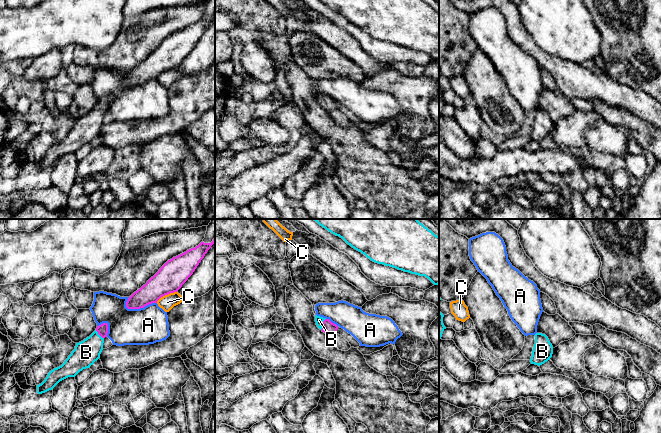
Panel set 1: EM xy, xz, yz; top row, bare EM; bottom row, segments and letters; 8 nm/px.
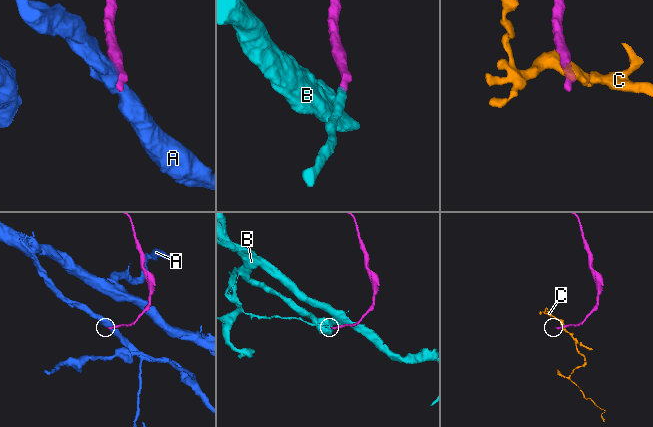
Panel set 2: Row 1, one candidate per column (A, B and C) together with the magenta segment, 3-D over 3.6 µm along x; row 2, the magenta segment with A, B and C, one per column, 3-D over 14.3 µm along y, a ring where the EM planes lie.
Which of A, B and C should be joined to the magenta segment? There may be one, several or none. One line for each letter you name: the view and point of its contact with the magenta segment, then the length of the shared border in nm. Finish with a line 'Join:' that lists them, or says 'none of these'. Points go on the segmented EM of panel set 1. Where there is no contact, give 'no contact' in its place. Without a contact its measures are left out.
B: meets magenta in xz at (322, 324); contact 100 nm long
Join: B

